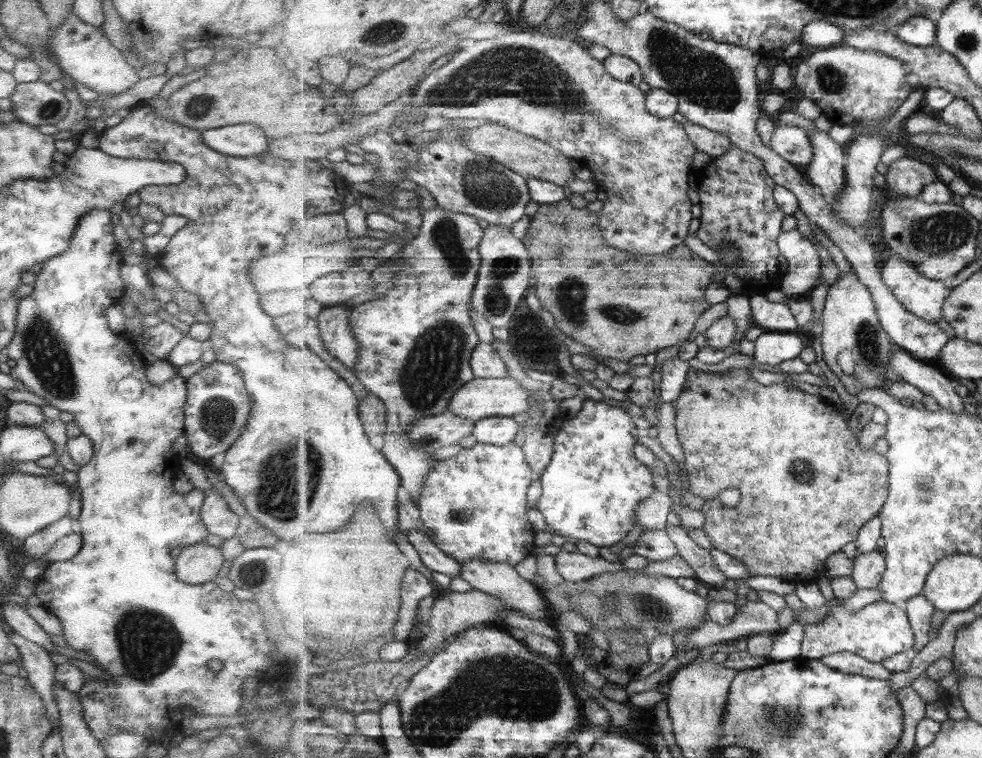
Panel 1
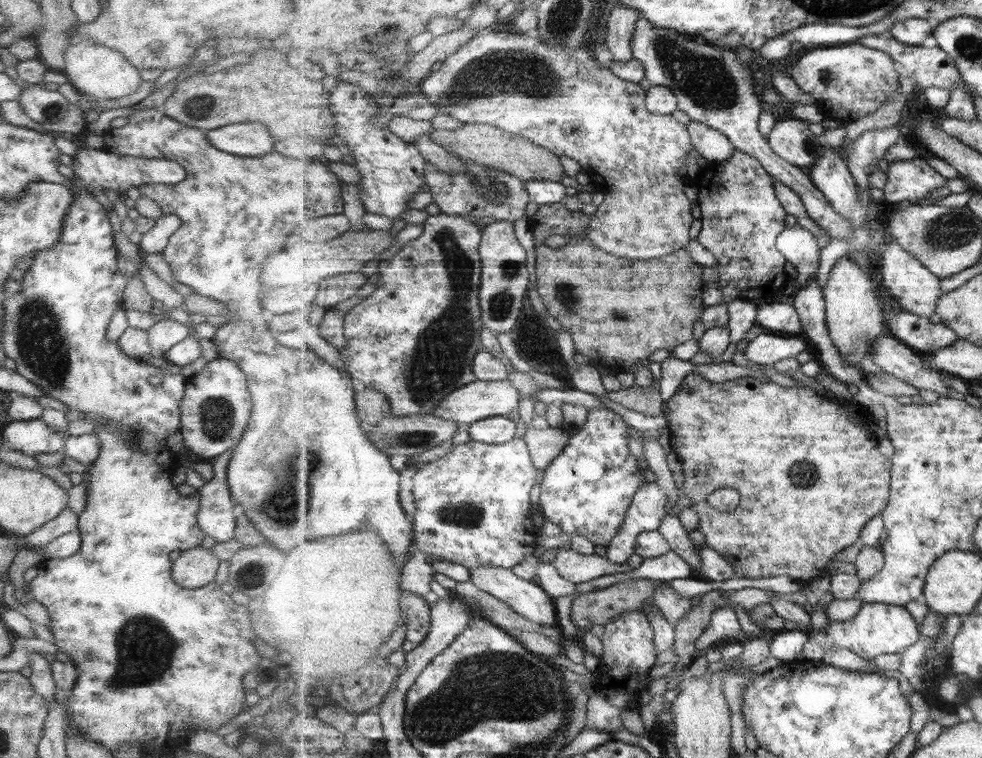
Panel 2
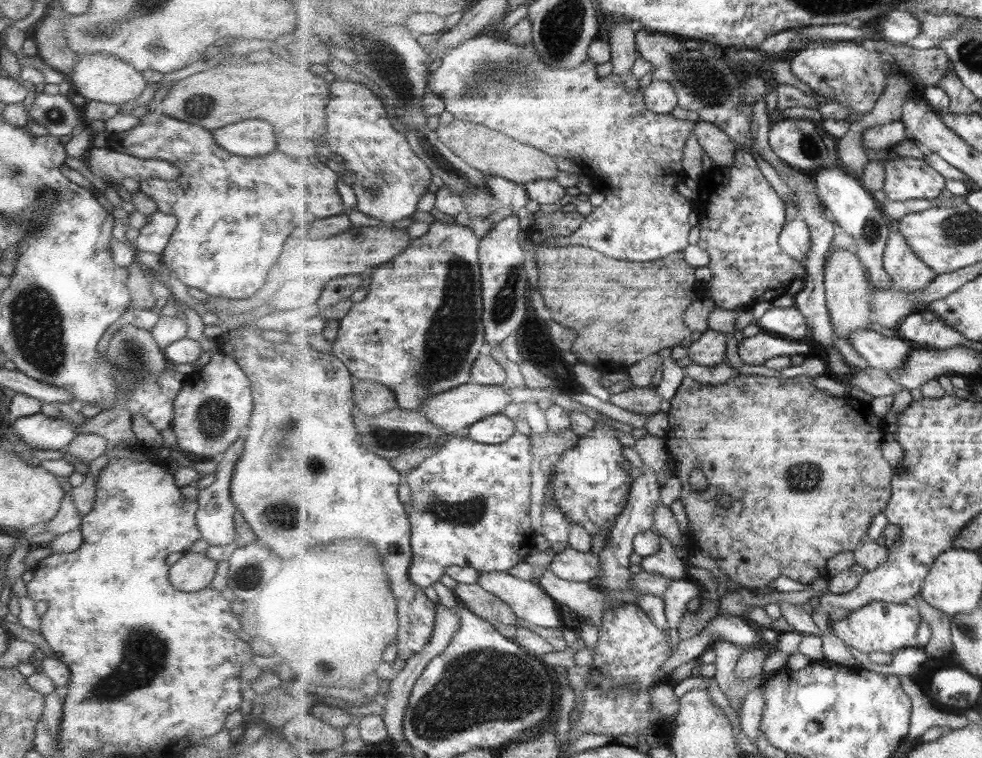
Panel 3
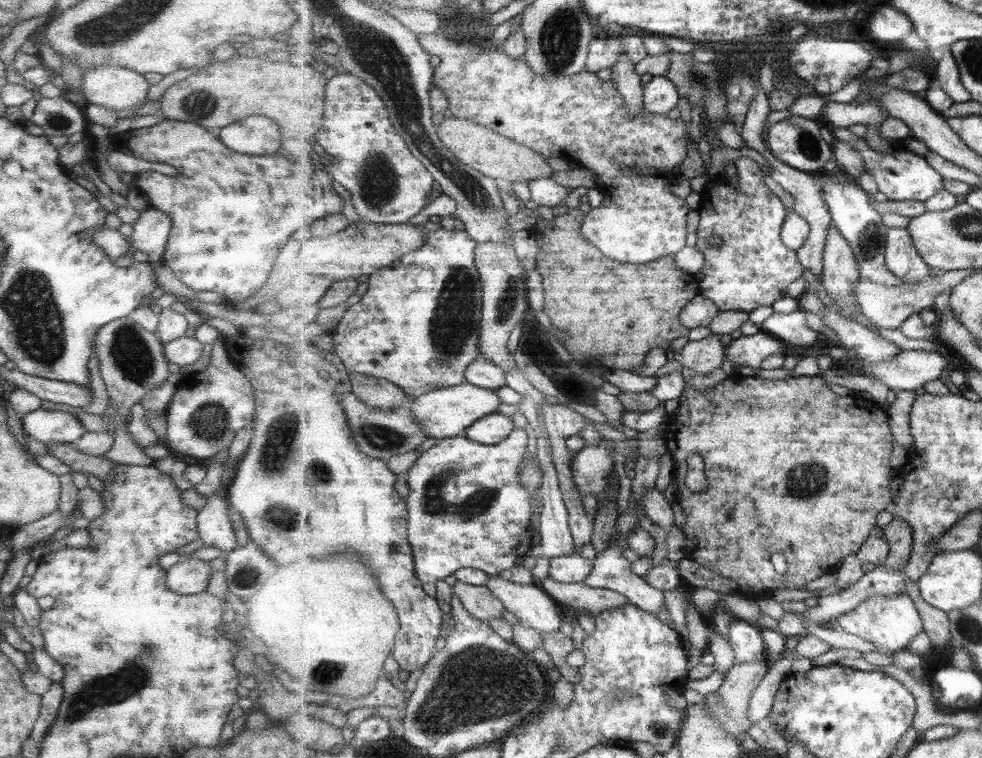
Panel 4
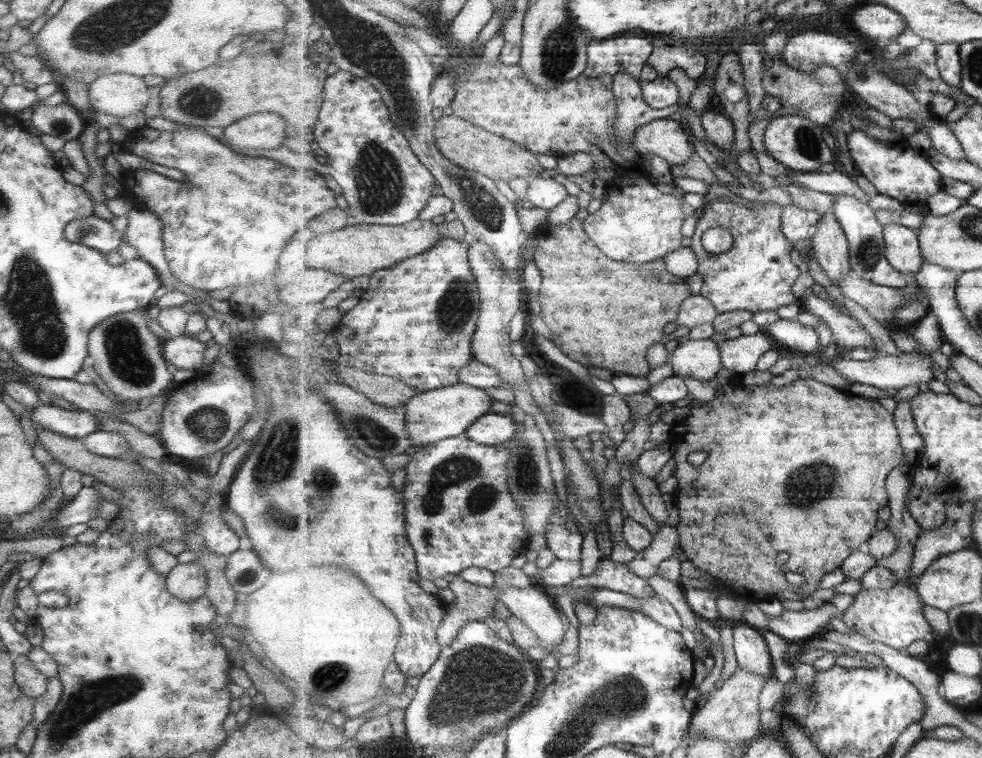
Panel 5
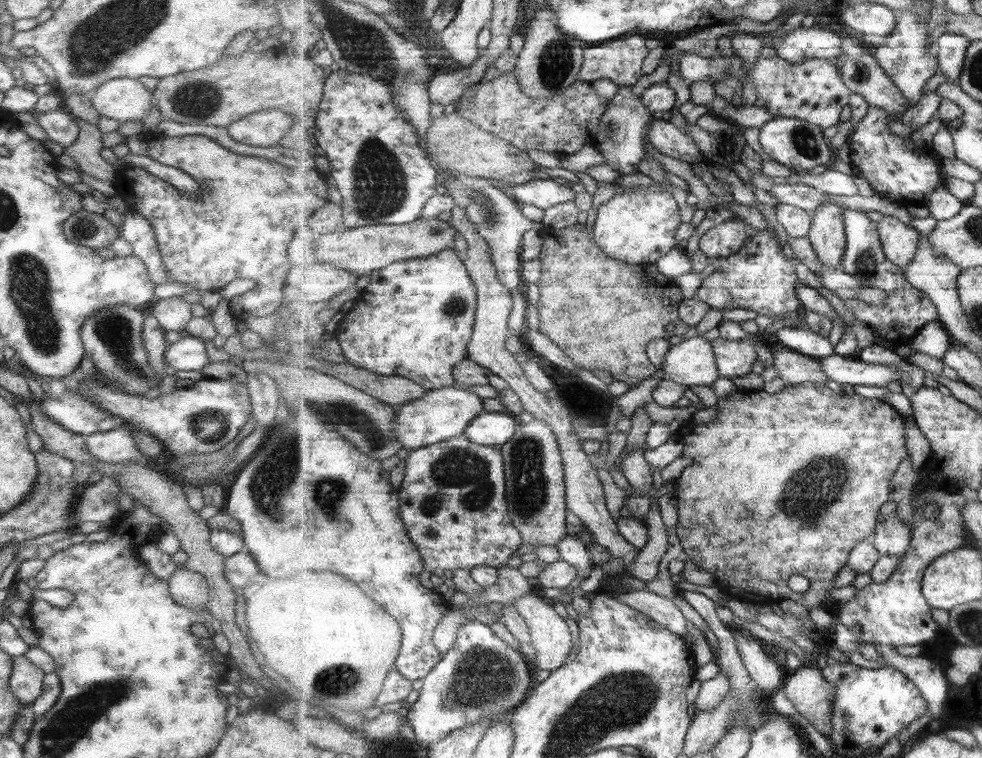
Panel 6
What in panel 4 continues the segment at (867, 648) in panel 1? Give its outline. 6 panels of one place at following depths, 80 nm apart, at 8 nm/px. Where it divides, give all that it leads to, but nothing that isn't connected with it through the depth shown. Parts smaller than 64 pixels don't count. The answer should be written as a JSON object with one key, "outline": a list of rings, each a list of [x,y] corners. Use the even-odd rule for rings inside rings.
{"outline":[[[904,592],[891,598],[872,596],[850,613],[841,615],[838,622],[845,632],[860,636],[877,648],[894,652],[909,648],[913,638],[923,630],[923,620],[919,616],[919,610],[915,608],[915,602]]]}

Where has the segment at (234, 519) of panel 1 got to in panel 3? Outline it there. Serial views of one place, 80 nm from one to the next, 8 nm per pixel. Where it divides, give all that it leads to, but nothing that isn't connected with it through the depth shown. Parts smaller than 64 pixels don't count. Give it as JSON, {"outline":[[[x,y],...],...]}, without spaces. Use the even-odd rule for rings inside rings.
{"outline":[[[242,433],[237,440],[231,444],[219,458],[217,462],[217,468],[215,468],[215,480],[203,488],[203,490],[198,490],[197,493],[197,511],[194,517],[194,522],[197,527],[199,536],[201,540],[205,540],[211,546],[225,546],[229,542],[234,540],[234,524],[233,524],[233,514],[235,514],[236,509],[231,504],[229,498],[229,484],[231,480],[231,474],[233,472],[233,466],[243,450],[243,437]]]}

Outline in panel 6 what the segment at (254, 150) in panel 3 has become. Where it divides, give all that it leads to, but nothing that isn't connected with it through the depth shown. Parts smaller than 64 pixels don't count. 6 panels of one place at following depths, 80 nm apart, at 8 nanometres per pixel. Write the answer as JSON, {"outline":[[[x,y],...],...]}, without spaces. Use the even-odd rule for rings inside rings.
{"outline":[[[279,109],[263,110],[239,118],[237,122],[226,126],[226,129],[228,136],[235,142],[269,148],[284,144],[291,130],[291,120]]]}

